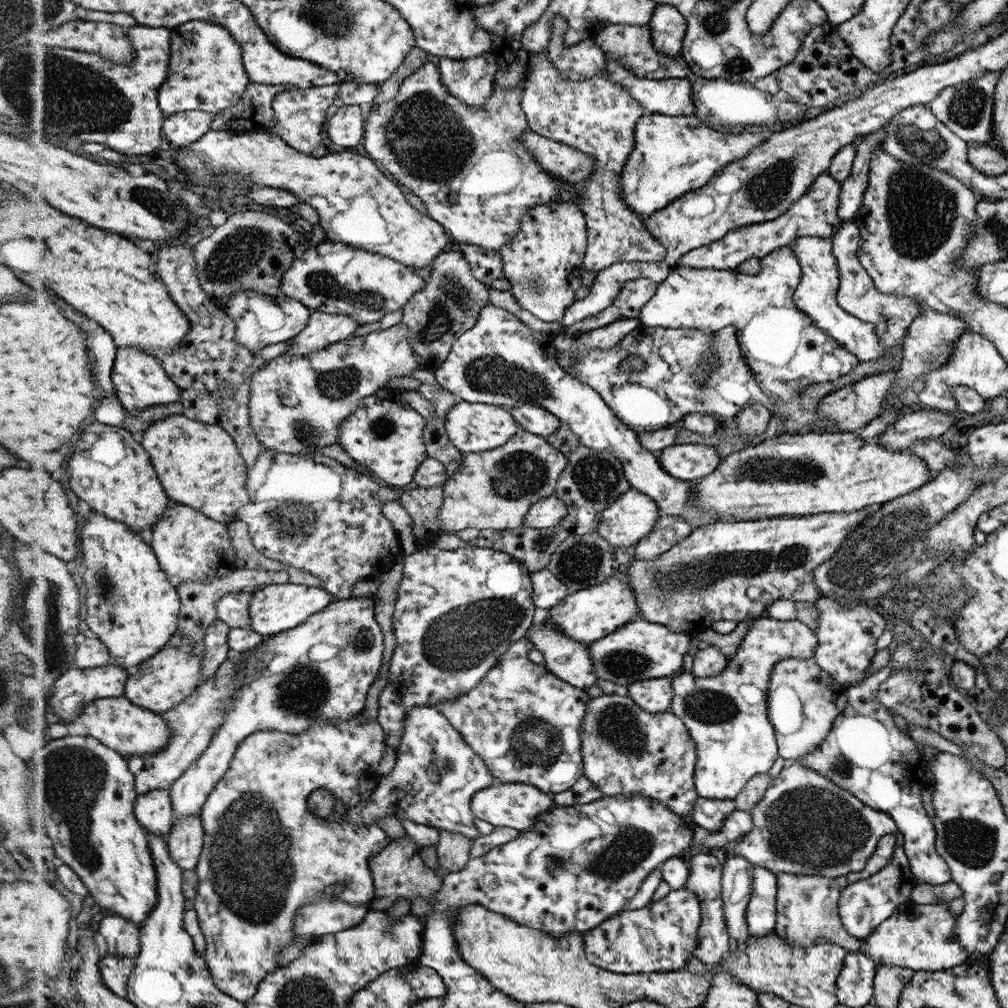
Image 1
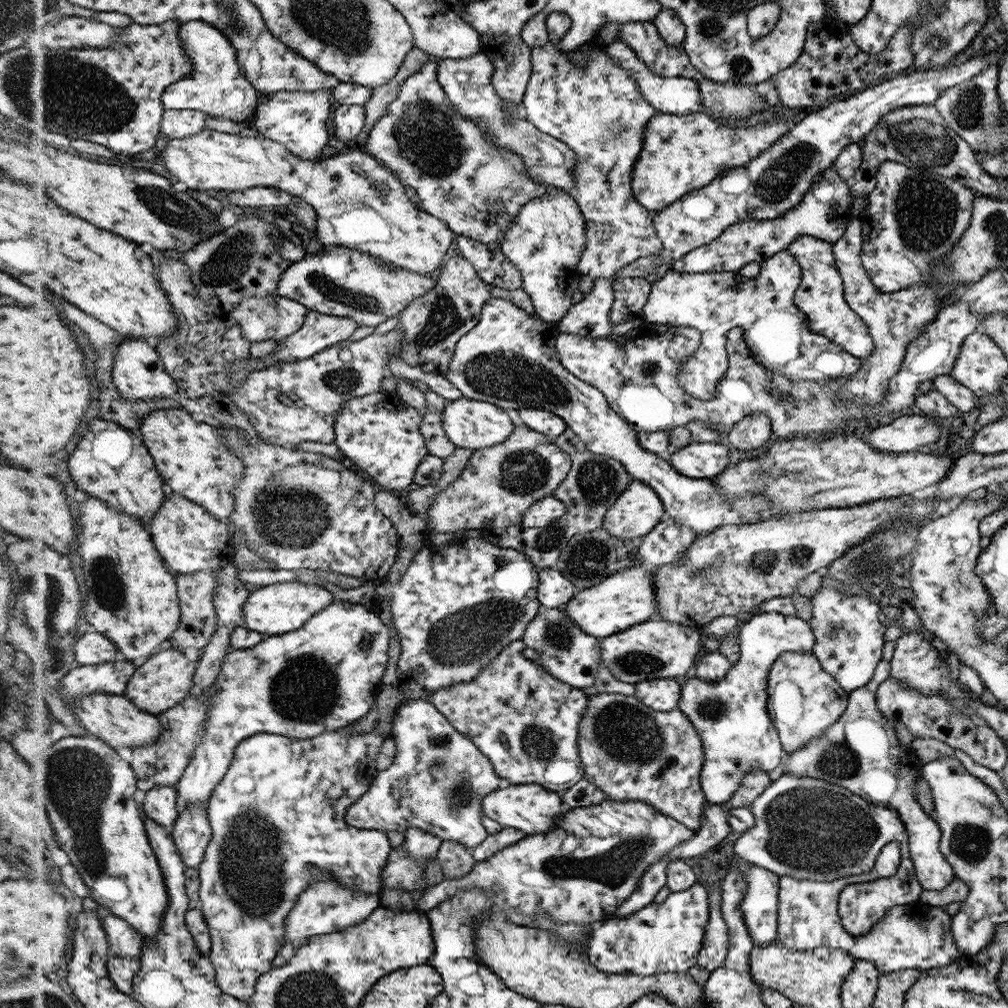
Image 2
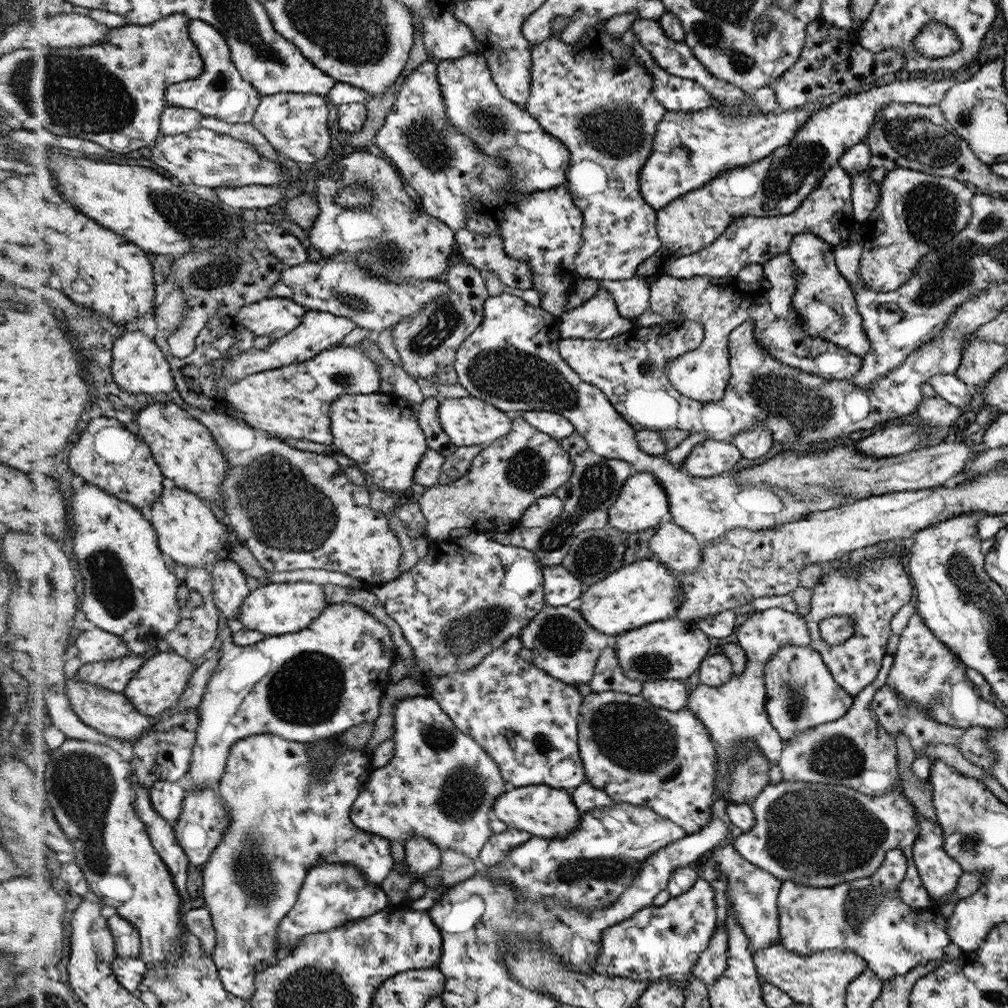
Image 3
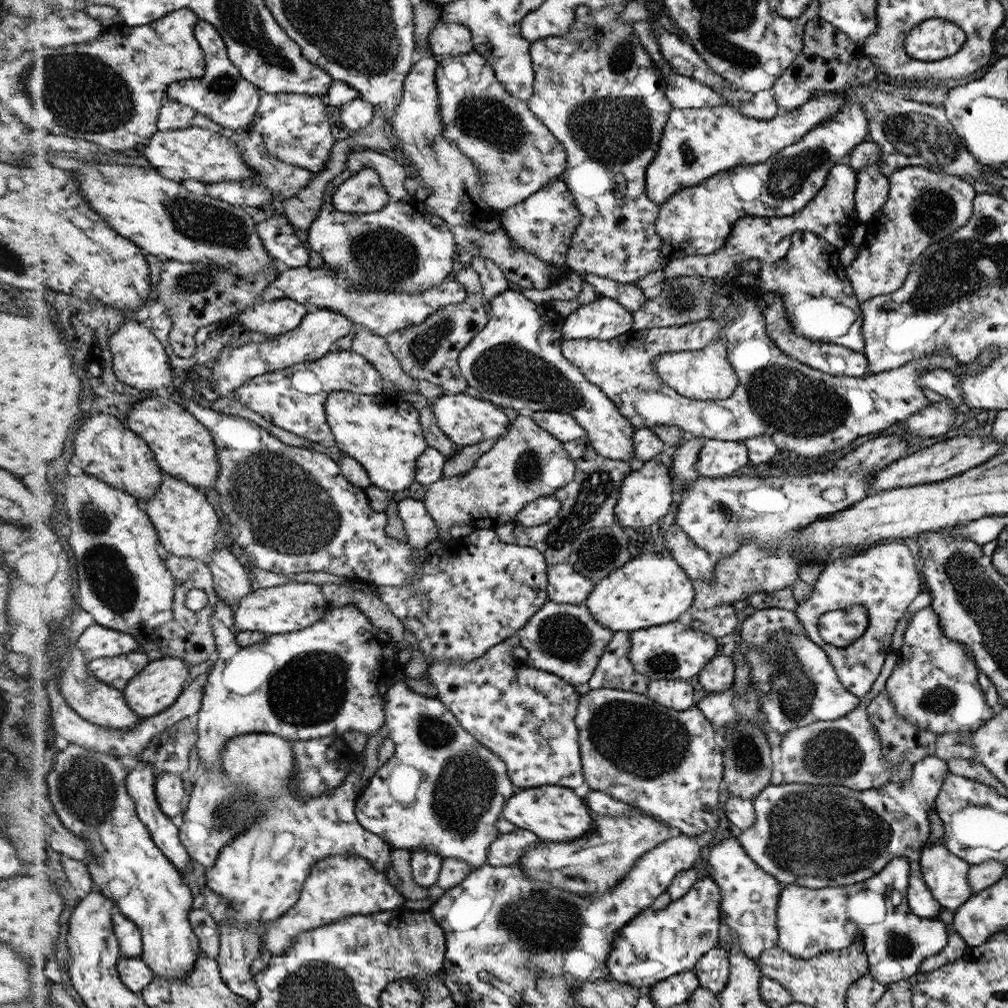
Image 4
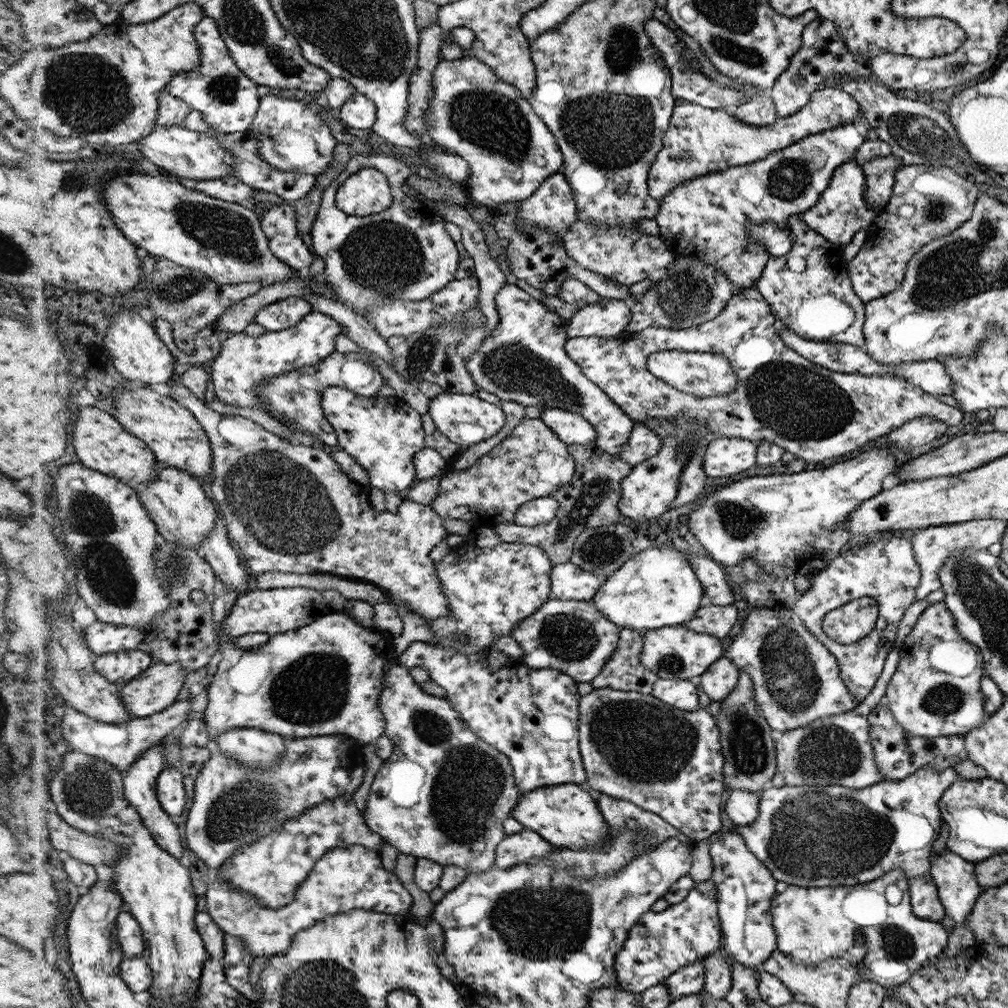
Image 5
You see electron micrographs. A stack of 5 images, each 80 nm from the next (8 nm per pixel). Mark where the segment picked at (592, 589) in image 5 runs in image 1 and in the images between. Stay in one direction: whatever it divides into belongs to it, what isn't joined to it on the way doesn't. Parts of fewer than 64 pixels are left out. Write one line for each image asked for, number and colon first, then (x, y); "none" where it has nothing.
1: (548, 591)
2: (555, 590)
3: (562, 587)
4: (566, 586)

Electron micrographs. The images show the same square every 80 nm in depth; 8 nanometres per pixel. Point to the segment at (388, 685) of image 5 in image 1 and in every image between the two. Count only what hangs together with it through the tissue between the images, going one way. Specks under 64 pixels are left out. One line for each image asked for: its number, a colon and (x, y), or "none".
1: (437, 774)
2: (437, 782)
3: (442, 785)
4: (442, 791)

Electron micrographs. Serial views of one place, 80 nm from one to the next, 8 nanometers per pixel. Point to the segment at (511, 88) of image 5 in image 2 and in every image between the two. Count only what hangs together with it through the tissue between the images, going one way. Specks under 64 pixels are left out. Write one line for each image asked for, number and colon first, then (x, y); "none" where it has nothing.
2: (468, 82)
3: (499, 127)
4: (515, 152)

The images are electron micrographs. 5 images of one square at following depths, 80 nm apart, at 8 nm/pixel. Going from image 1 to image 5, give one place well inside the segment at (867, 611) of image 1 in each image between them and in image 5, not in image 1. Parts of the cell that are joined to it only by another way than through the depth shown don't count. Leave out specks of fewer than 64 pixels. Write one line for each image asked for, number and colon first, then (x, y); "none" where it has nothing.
2: (849, 630)
3: (870, 596)
4: (884, 579)
5: (887, 570)

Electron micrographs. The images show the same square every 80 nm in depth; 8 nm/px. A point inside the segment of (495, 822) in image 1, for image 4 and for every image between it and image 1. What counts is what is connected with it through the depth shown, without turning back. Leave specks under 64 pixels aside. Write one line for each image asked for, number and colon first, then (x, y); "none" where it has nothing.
2: (531, 808)
3: (544, 811)
4: (554, 813)

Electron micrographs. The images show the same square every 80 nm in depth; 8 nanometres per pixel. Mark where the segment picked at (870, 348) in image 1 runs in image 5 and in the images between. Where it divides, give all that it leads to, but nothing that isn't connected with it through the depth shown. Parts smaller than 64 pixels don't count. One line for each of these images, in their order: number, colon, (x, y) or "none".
2: (820, 297)
3: (824, 301)
4: (819, 300)
5: (809, 290)

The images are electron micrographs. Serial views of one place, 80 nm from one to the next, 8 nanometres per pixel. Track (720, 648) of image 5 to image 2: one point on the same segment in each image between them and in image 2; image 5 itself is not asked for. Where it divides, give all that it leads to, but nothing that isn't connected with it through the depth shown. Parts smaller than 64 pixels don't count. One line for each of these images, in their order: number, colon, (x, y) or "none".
2: (654, 649)
3: (672, 649)
4: (670, 651)

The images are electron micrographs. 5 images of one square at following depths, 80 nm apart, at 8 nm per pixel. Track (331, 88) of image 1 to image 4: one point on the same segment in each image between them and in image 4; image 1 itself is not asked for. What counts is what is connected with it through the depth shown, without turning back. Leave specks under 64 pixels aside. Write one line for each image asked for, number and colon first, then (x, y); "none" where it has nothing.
2: (297, 119)
3: (295, 124)
4: (294, 125)

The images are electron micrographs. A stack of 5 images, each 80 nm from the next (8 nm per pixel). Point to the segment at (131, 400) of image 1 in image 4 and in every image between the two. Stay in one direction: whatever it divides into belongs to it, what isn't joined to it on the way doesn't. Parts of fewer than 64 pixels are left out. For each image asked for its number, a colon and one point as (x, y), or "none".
2: (140, 373)
3: (141, 367)
4: (142, 360)

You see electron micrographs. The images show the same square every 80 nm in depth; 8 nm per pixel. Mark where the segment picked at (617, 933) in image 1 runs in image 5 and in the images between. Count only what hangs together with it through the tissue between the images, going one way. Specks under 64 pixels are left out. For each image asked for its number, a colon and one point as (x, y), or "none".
2: (666, 937)
3: (658, 942)
4: (657, 944)
5: (661, 943)

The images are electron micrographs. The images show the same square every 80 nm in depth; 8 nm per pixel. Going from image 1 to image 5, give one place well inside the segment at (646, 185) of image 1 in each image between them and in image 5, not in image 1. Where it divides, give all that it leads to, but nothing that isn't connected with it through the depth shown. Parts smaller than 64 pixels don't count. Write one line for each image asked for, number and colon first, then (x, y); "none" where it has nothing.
2: (681, 153)
3: (690, 149)
4: (697, 143)
5: (699, 140)

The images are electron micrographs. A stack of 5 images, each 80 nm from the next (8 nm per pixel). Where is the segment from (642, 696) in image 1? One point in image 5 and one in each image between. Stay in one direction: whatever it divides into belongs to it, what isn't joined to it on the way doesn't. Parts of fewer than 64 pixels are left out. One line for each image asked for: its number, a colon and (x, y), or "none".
2: (662, 695)
3: (672, 695)
4: (677, 694)
5: (682, 694)

